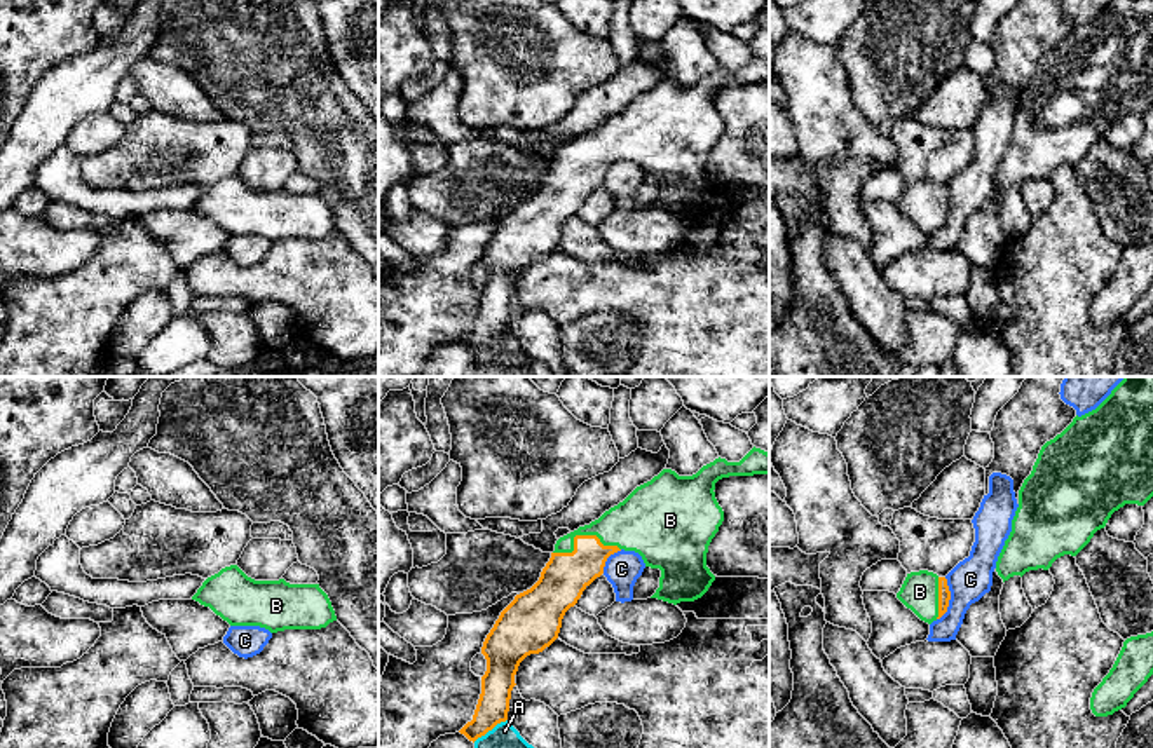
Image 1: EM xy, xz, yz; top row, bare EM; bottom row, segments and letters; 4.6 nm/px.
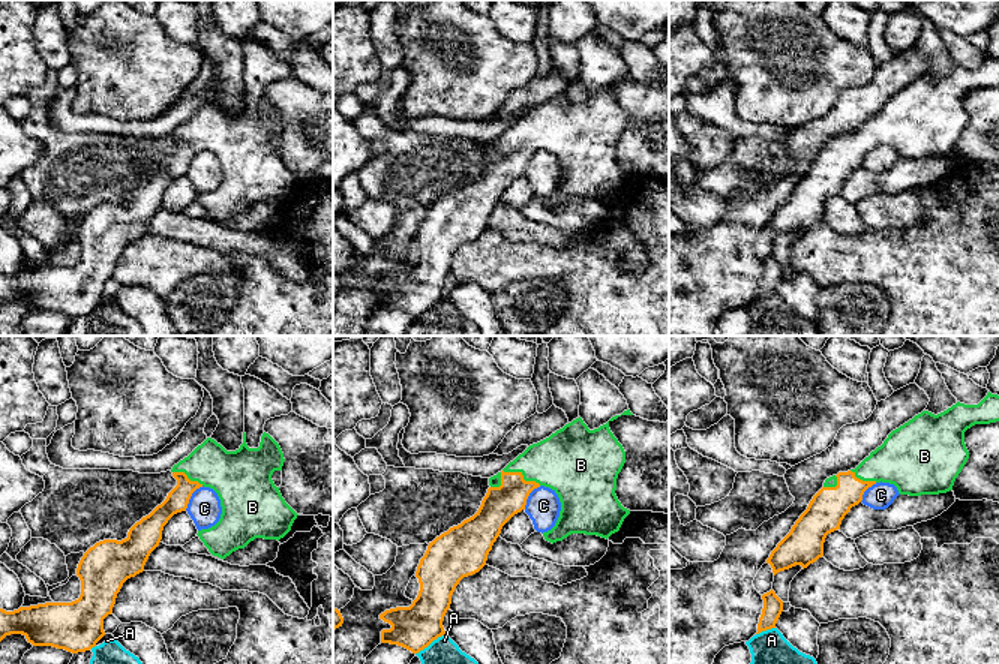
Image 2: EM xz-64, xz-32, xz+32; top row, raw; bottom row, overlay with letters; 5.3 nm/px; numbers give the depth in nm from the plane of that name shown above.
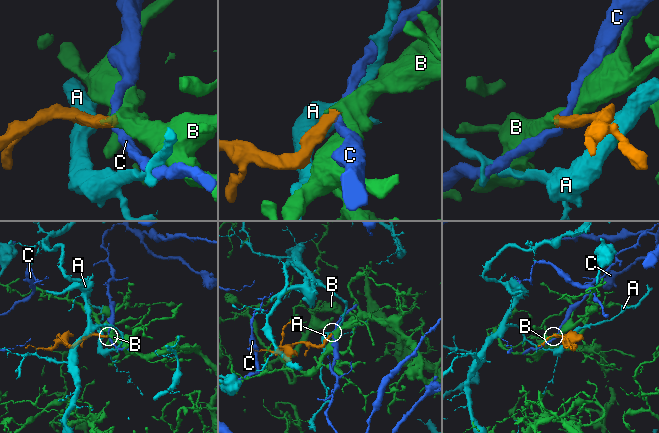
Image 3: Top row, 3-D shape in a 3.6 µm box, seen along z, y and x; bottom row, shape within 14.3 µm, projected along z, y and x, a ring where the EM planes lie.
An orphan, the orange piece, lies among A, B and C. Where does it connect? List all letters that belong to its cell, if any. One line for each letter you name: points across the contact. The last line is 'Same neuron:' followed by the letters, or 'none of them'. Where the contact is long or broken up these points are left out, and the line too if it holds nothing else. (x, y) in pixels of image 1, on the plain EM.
B: runs through xz (566, 185), (581, 164), (581, 145), (607, 145), (634, 135)
Same neuron: B

